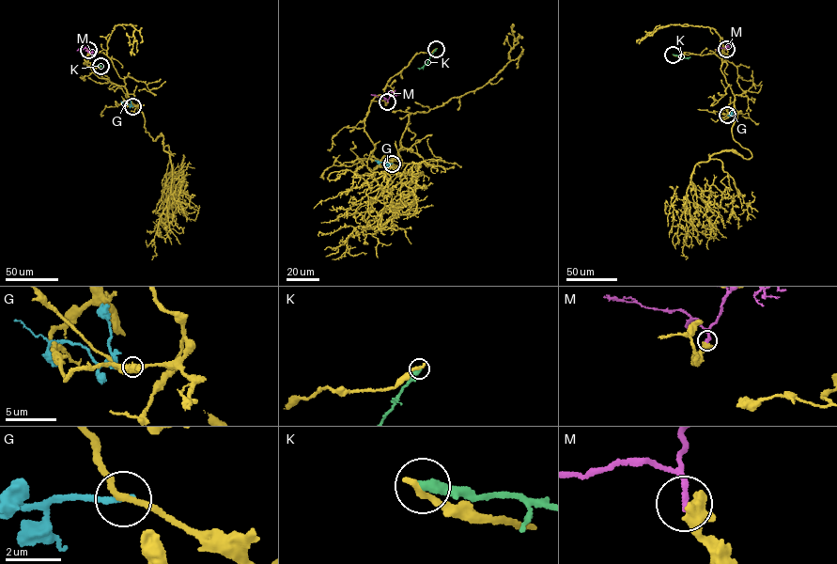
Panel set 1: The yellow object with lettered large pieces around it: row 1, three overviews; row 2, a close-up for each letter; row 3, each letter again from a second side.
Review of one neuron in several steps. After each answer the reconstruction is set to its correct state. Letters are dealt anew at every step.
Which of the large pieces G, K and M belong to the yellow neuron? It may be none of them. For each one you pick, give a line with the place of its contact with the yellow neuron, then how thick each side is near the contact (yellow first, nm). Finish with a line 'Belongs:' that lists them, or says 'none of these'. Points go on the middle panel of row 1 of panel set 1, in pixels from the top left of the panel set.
Belongs: none of these

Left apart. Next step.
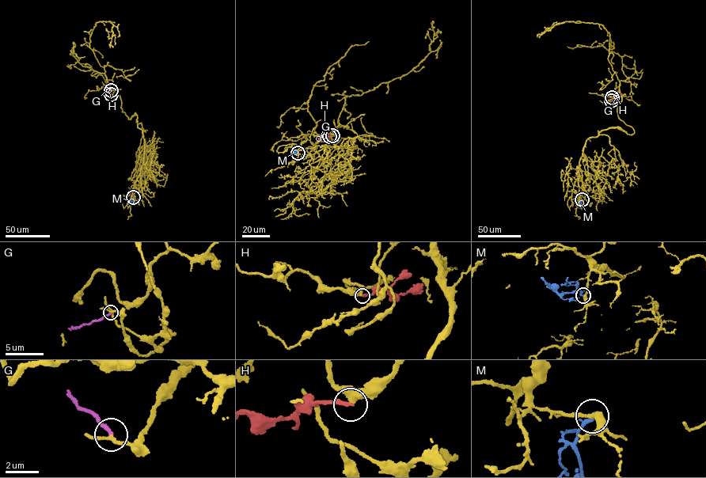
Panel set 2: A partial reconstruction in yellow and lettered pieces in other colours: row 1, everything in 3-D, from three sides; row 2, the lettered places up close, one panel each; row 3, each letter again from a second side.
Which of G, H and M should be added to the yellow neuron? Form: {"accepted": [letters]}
{"accepted": []}

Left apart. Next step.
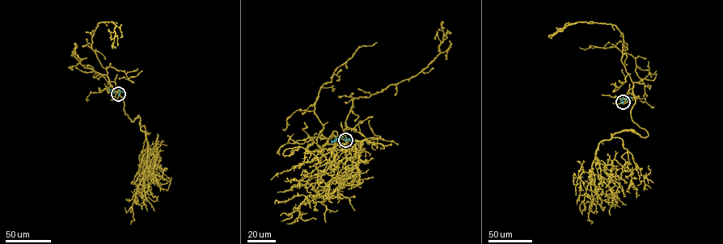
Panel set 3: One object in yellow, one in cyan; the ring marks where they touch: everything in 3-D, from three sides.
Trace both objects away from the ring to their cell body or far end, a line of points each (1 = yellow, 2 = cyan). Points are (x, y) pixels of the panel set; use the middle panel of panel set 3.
1: (345, 140), (336, 140), (339, 157), (317, 193), (364, 149), (318, 157), (302, 147), (282, 153)
2: (345, 140), (351, 140), (339, 136), (333, 141), (331, 140)

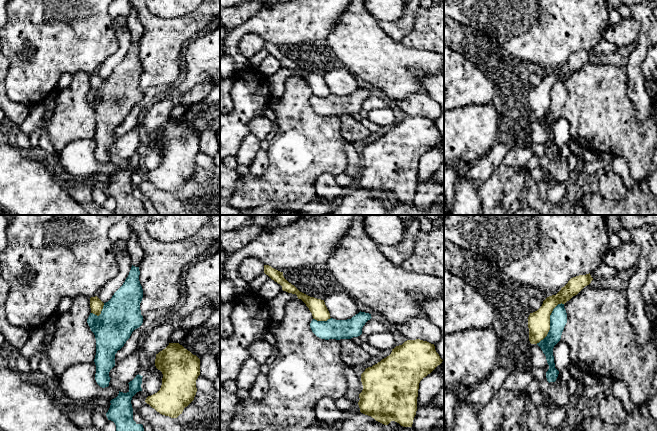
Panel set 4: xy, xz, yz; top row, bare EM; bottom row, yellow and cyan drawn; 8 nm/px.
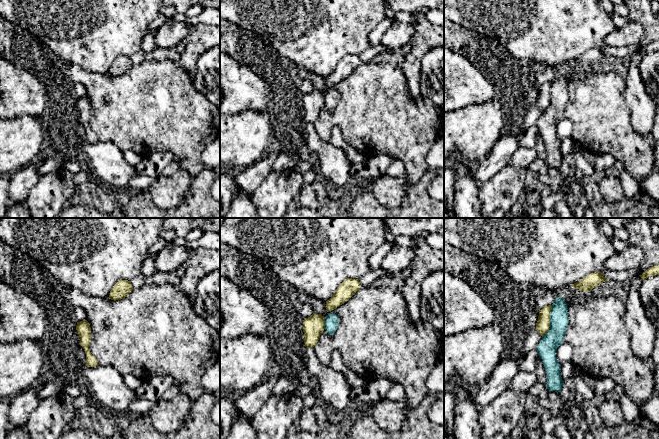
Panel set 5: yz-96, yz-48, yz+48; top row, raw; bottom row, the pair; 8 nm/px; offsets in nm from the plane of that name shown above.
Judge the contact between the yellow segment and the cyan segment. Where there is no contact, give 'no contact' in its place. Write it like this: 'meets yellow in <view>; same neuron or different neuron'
meets yellow in yz; different neuron

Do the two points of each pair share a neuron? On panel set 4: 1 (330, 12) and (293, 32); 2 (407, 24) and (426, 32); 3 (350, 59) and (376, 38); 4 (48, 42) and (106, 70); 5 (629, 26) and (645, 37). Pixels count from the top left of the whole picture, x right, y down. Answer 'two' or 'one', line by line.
1: one
2: two
3: one
4: two
5: two

